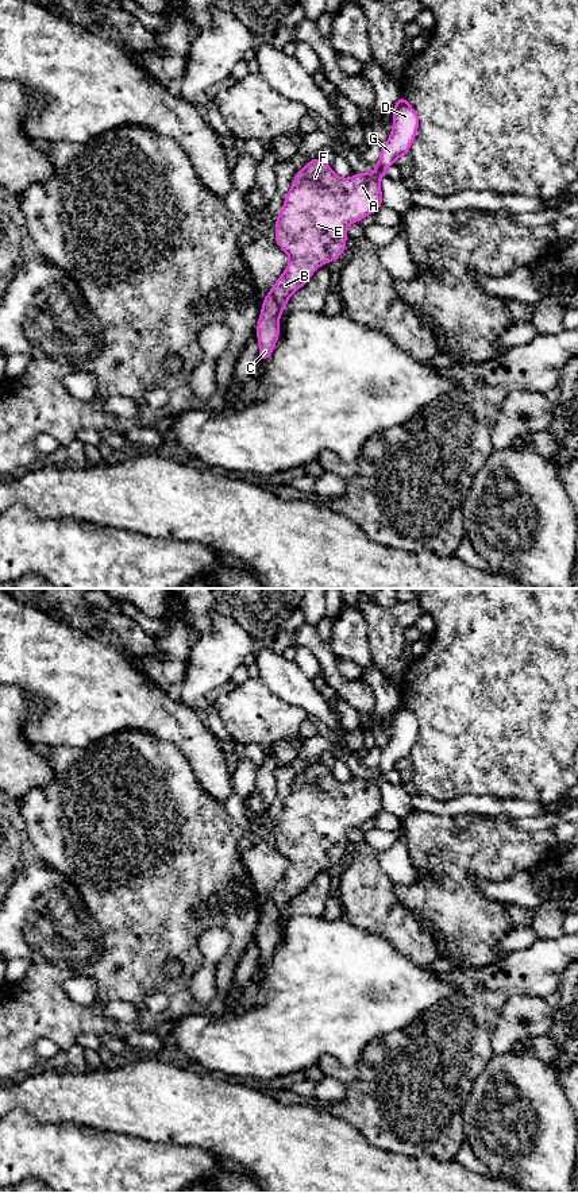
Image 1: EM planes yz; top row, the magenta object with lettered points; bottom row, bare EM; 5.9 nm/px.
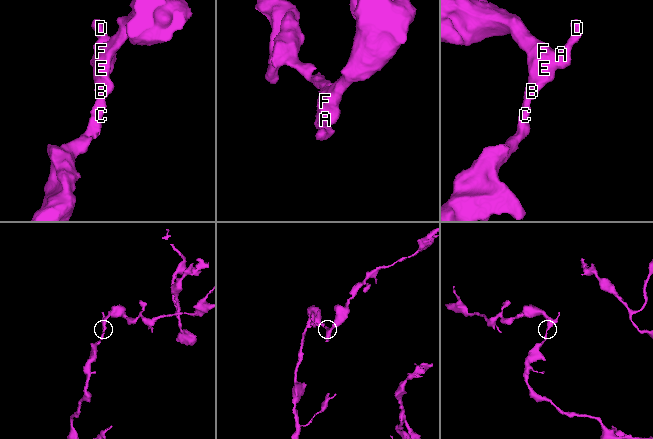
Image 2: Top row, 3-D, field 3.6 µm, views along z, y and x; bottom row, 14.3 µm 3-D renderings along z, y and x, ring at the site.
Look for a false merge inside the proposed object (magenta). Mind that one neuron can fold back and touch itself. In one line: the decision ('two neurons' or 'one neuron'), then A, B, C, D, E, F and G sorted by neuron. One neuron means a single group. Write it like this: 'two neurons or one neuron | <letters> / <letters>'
one neuron | A B C D E F G

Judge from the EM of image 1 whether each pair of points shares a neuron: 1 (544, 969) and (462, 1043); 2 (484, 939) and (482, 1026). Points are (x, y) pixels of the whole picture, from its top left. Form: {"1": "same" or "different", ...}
{"1": "same", "2": "different"}

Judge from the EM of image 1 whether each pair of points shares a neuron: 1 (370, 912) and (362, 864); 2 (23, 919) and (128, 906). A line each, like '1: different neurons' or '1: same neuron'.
1: same neuron
2: different neurons

